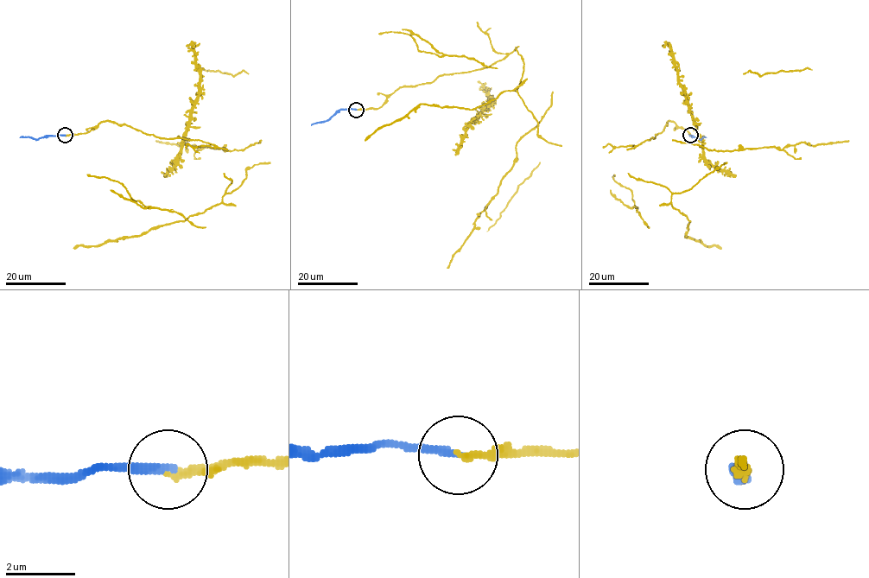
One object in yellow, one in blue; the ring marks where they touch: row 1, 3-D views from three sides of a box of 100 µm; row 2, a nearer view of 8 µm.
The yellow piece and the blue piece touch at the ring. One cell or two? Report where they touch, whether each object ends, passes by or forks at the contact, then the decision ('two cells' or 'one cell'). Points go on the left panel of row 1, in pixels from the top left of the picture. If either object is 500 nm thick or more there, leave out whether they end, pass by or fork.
place (65, 135); yellow ends; blue ends; one cell

